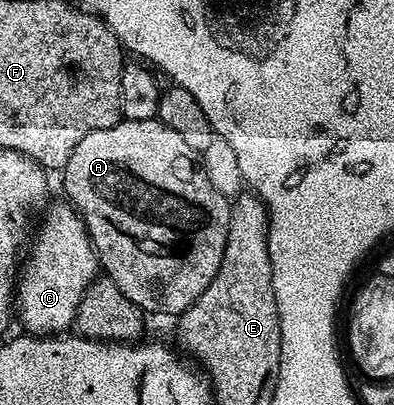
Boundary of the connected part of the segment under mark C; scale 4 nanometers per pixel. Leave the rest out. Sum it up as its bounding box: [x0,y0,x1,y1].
[17,201,99,337]

